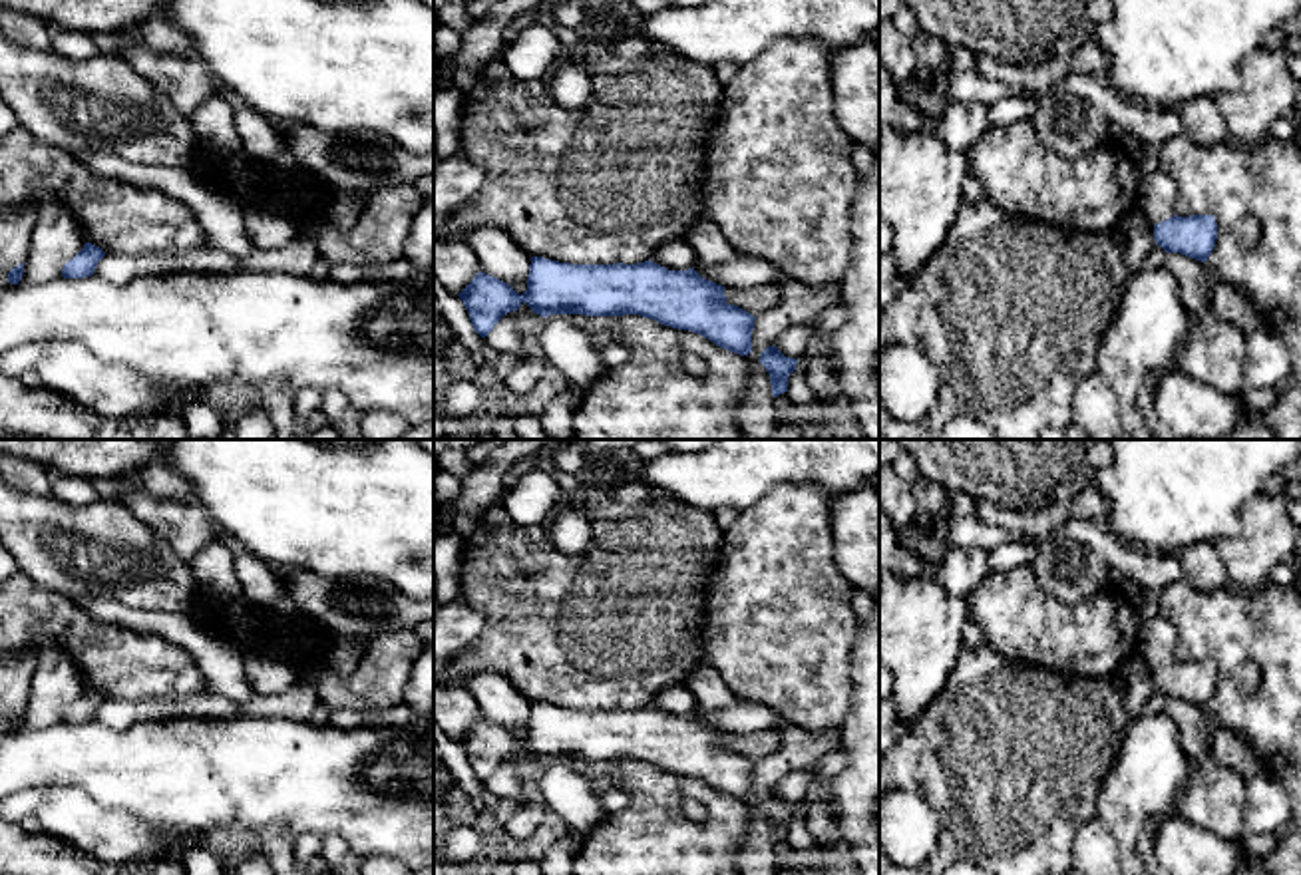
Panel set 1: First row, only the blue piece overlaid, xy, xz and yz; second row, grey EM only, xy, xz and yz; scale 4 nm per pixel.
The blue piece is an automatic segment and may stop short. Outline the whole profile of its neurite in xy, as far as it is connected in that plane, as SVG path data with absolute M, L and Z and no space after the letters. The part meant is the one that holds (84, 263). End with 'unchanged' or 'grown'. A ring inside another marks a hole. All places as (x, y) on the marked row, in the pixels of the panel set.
M86 243L84 249L64 264L62 276L64 278L92 276L97 262L103 257L105 257L105 253L99 247Z | unchanged

